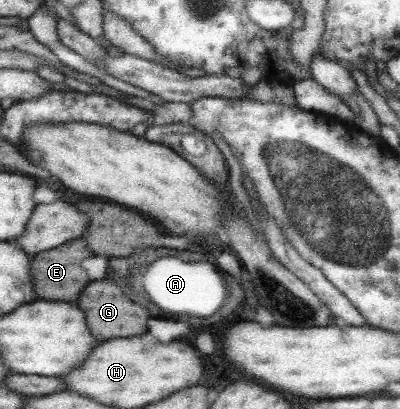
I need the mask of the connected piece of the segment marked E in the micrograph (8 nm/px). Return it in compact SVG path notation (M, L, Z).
M82 236L72 241L67 241L65 244L57 246L57 248L36 253L32 262L32 275L35 276L34 284L38 290L38 298L63 300L63 302L76 304L79 295L85 289L85 285L91 282L89 274L81 264L85 258L93 255L93 250L89 248L87 240Z

